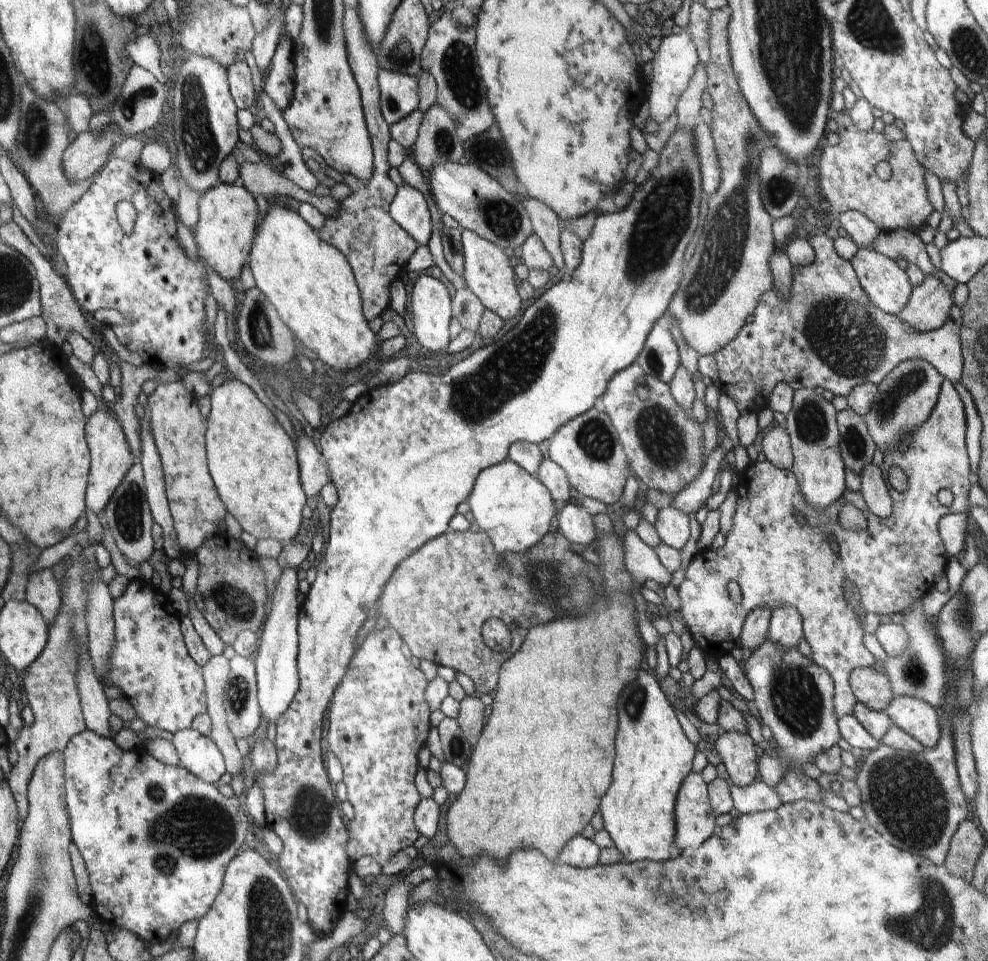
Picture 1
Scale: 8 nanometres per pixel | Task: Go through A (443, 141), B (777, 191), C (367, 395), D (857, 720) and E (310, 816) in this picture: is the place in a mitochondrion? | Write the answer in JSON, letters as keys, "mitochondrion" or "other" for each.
{"A":"mitochondrion","B":"mitochondrion","C":"other","D":"other","E":"mitochondrion"}

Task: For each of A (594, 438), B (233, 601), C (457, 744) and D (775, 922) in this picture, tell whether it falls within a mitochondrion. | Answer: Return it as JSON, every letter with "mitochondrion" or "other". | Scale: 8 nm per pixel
{"A":"mitochondrion","B":"mitochondrion","C":"mitochondrion","D":"other"}

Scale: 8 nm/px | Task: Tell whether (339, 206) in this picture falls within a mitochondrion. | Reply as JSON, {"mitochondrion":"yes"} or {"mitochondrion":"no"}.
{"mitochondrion":"no"}

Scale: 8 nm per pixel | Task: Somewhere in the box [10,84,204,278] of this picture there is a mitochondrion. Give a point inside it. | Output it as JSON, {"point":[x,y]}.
{"point":[36,137]}

